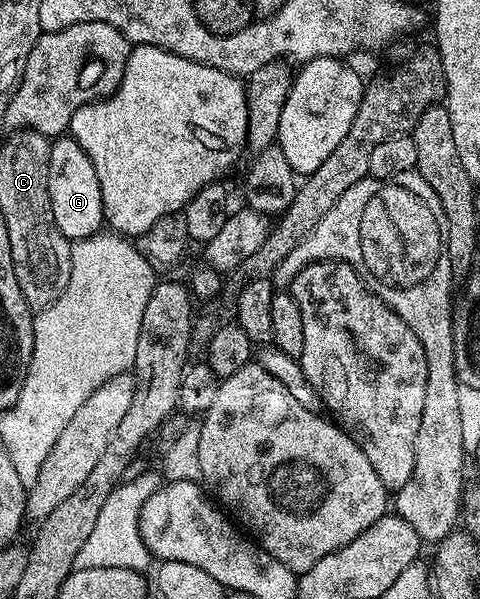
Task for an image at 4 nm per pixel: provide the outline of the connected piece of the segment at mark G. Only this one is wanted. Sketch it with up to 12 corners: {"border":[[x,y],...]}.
{"border":[[70,136],[49,152],[53,220],[69,240],[104,229],[93,160]]}

